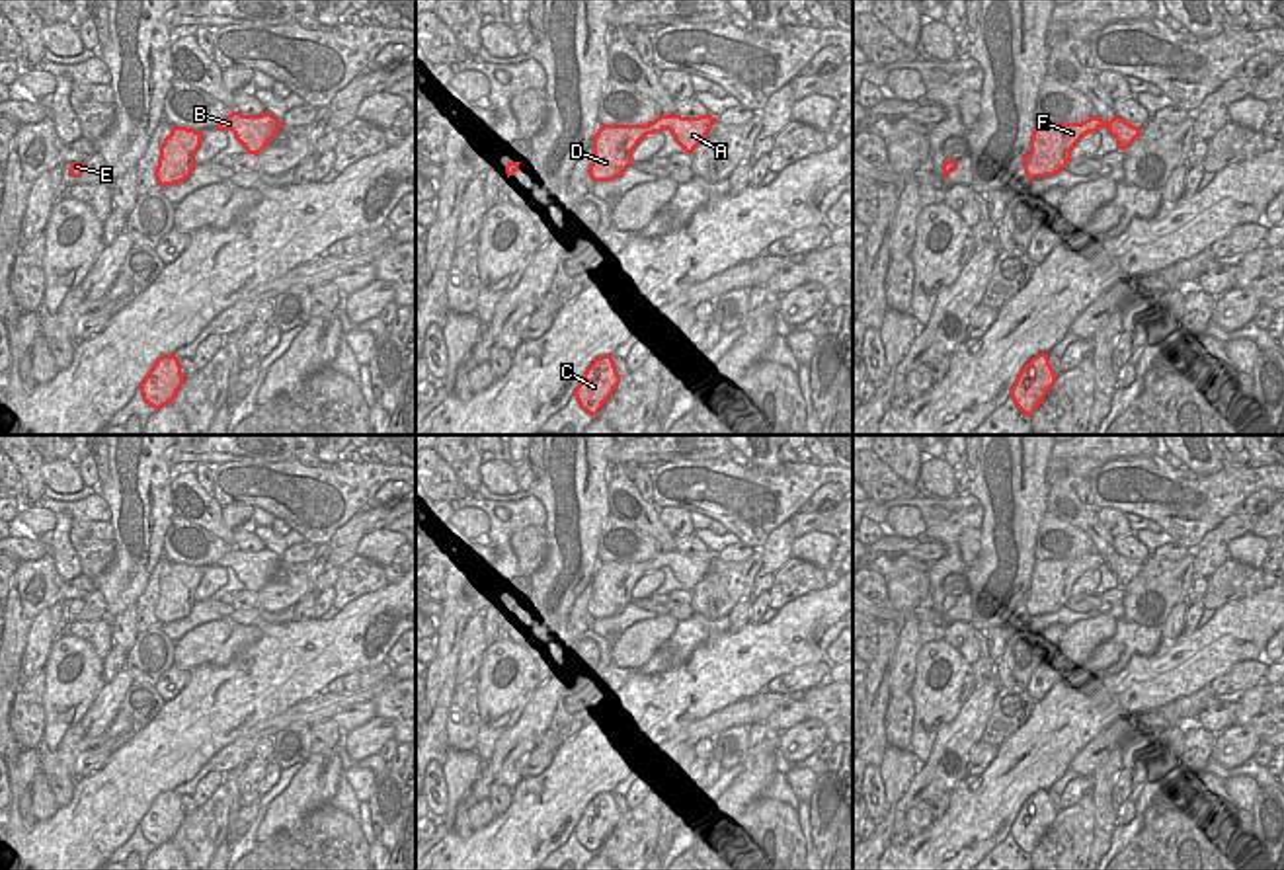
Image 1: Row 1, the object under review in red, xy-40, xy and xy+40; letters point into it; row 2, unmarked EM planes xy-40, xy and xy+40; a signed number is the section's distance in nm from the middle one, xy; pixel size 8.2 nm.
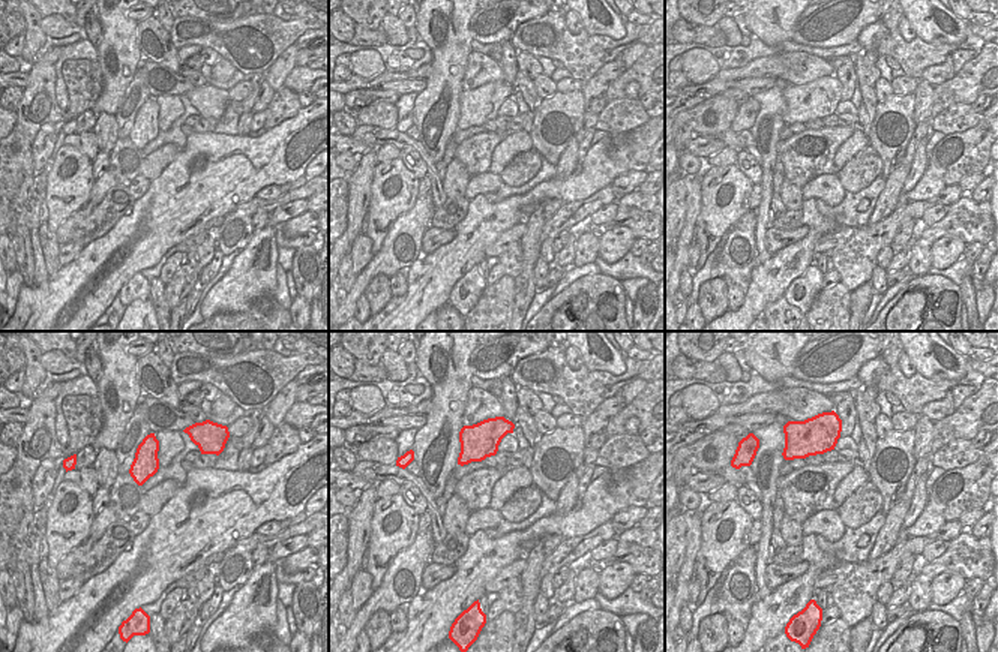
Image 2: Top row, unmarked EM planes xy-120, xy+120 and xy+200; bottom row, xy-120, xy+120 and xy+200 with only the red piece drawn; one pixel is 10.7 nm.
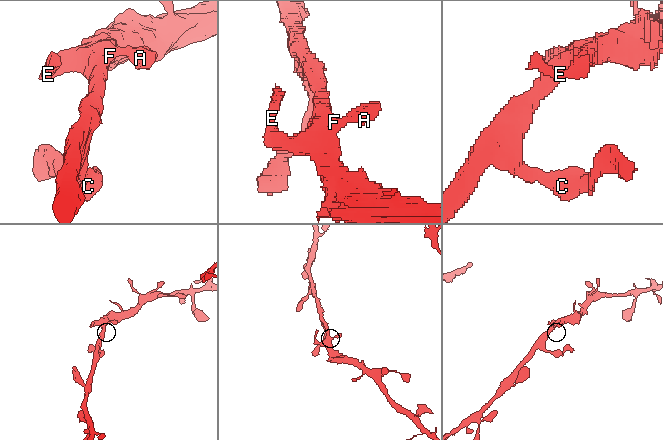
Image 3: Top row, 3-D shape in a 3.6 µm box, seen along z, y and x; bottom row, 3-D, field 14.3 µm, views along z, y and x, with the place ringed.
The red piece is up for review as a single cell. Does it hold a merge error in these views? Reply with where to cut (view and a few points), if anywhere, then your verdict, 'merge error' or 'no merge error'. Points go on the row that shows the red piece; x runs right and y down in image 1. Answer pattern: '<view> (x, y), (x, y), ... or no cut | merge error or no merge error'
no cut | no merge error

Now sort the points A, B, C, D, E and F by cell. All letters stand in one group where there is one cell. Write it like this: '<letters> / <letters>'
A B C D E F

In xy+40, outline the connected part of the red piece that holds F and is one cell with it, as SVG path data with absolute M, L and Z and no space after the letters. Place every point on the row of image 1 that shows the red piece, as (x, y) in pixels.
M1093 115L1081 123L1044 123L1036 125L1030 138L1030 152L1023 158L1023 168L1028 179L1060 174L1071 160L1073 146L1089 133L1106 127L1116 138L1118 148L1126 150L1142 133L1140 127L1112 117L1103 121Z

